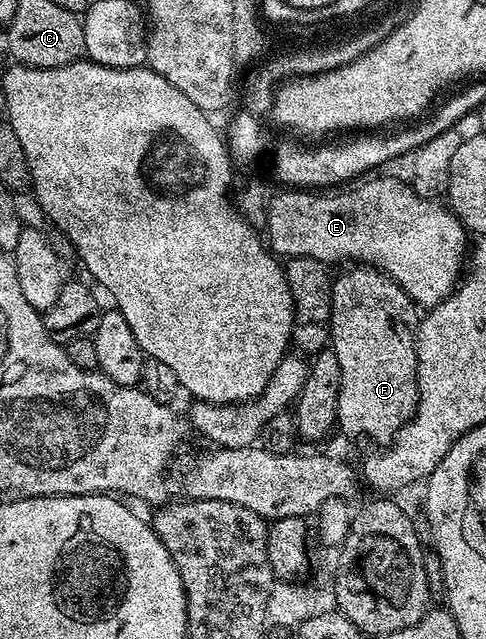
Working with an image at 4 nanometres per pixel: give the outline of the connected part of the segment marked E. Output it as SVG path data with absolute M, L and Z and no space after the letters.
M383 175L372 176L342 191L304 191L288 188L286 191L279 191L283 193L276 192L266 205L265 237L269 242L270 252L283 259L312 257L323 261L328 267L335 267L338 261L373 265L381 272L388 273L416 306L439 305L454 291L464 276L465 250L468 248L469 234L450 208L443 206L442 209L434 200L417 195L396 177L379 176Z

